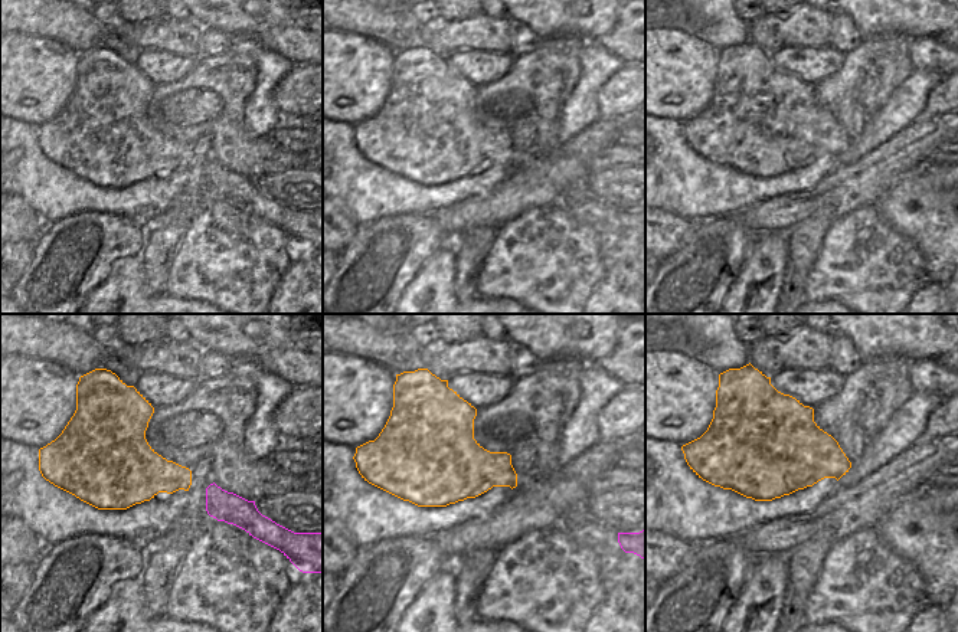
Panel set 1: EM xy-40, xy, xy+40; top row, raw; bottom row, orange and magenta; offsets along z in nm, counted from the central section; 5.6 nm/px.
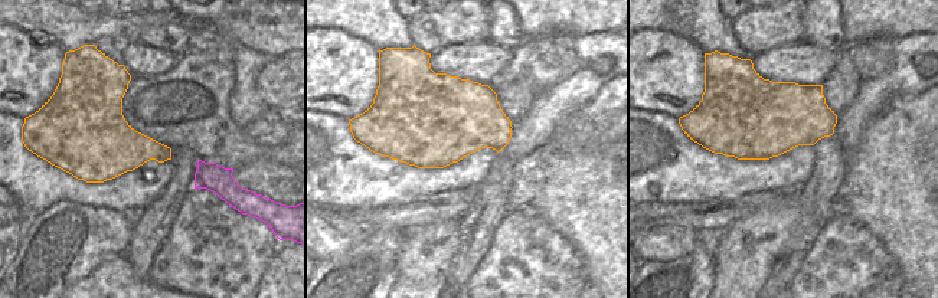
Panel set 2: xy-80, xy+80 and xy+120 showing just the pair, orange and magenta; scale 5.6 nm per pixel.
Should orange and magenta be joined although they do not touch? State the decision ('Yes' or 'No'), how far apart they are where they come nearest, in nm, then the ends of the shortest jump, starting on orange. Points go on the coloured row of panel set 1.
Yes. Distance 90 nm. Across: xy-40 (190, 484), (206, 488).

